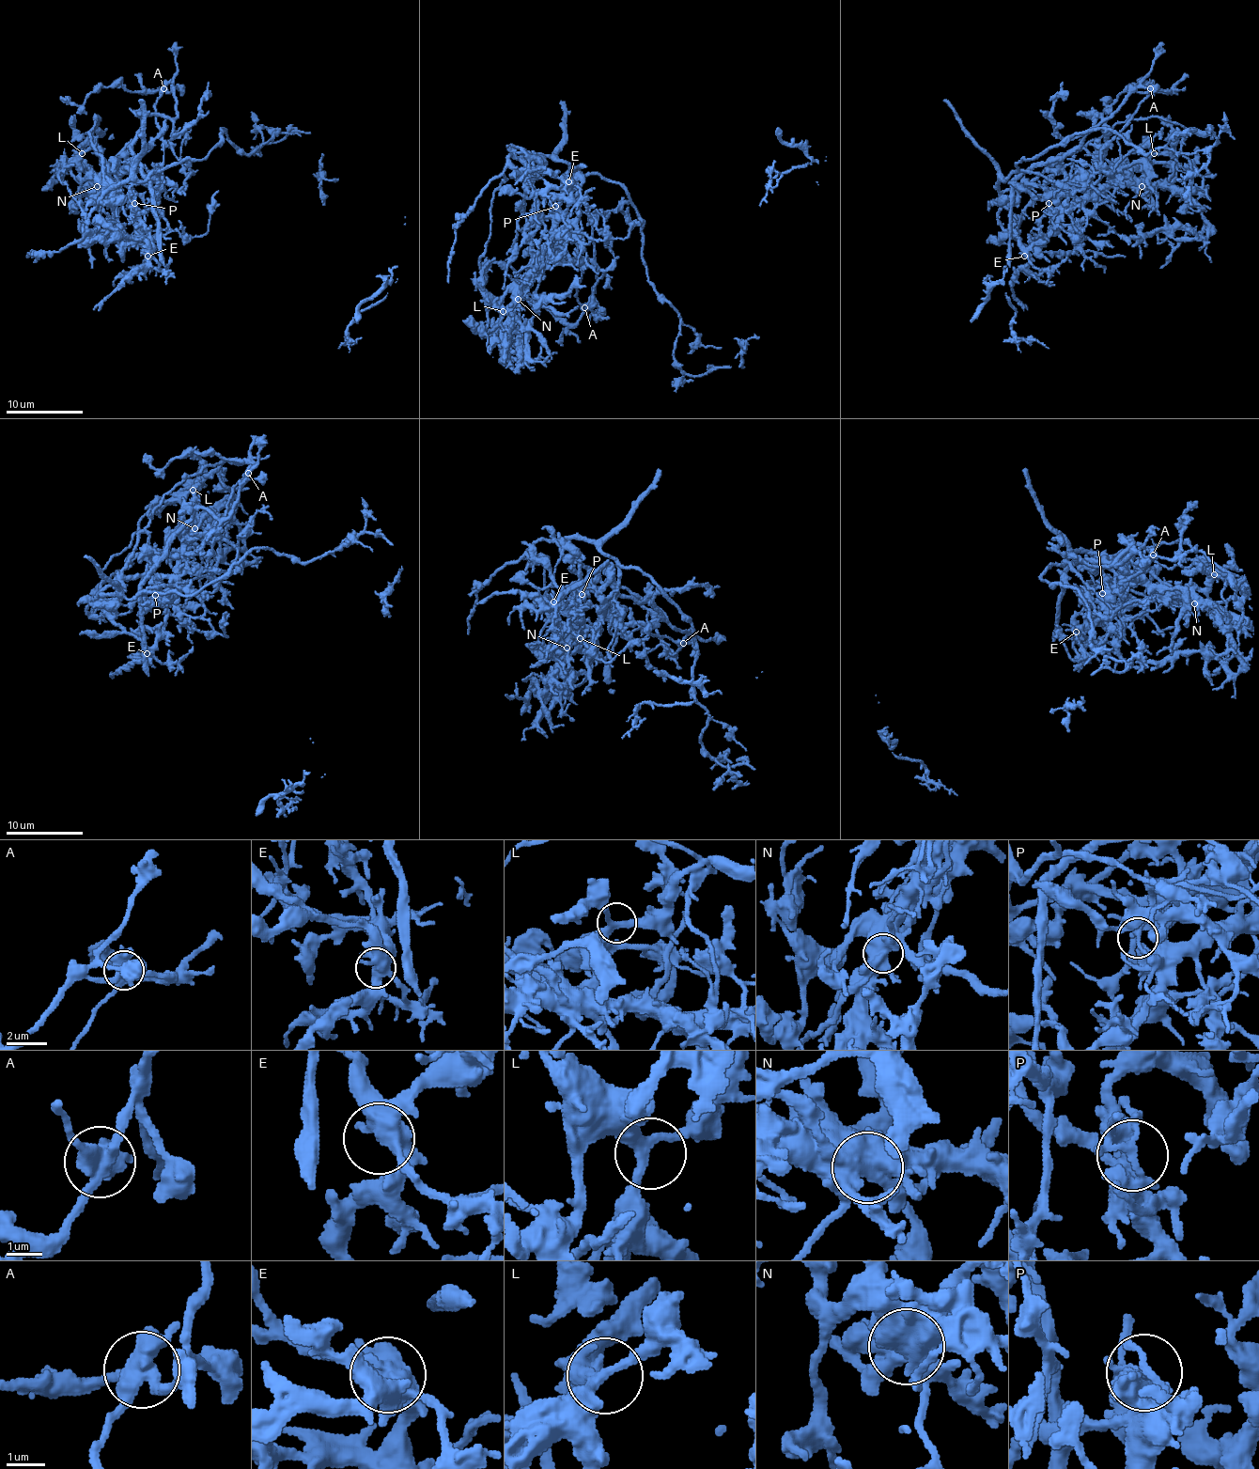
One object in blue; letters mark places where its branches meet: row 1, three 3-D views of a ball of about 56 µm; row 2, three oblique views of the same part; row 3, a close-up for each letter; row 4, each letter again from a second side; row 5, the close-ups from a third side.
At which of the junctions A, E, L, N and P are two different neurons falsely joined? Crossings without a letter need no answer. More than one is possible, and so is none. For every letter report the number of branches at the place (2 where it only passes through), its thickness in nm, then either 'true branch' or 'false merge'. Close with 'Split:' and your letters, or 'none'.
A: 4 | 500 nm | false merge
E: 4 | 480 nm | true branch
L: 3 | 280 nm | true branch
N: 2 | 700 nm | false merge
P: 4 | 170 nm | false merge
Split: A, N, P

